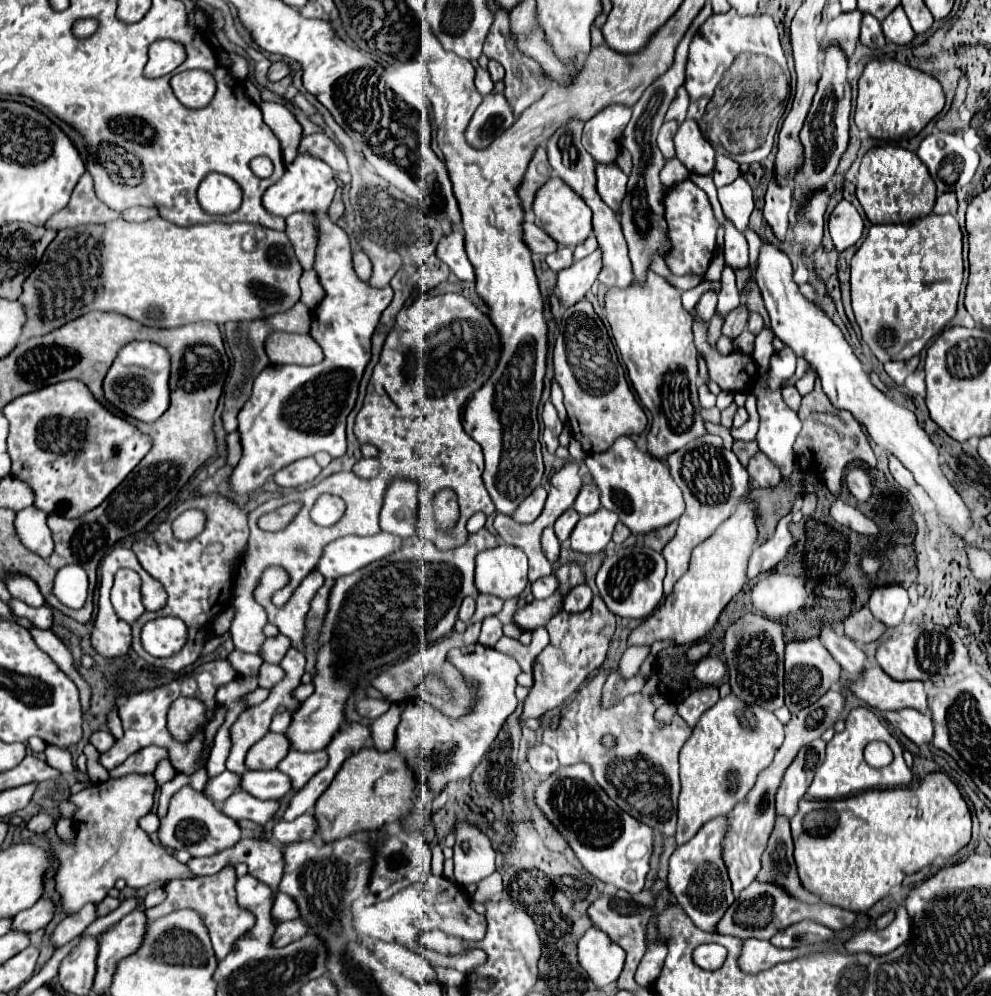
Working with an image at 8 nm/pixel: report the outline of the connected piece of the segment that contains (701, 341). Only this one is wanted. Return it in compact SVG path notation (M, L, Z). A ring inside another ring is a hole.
M692 313L692 333L698 355L706 361L710 381L718 383L722 391L732 391L732 393L748 391L750 375L754 375L756 371L752 355L742 351L732 351L728 355L722 355L708 343L708 323L696 317L696 313Z

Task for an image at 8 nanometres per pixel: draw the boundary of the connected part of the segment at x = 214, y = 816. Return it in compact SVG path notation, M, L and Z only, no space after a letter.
M182 787L170 799L168 813L160 817L158 839L164 847L170 847L174 851L188 849L192 857L206 857L216 855L228 847L234 847L240 841L240 827L236 825L234 819L222 815L222 811L218 811L216 805L206 795L194 791L192 787Z

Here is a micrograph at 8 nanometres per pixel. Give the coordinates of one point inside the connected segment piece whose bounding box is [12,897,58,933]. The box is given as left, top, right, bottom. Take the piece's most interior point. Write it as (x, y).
(38, 916)

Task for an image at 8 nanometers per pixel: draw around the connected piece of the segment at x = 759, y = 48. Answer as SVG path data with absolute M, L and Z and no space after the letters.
M734 9L722 15L710 15L710 19L700 27L700 31L694 35L690 43L688 63L686 63L686 81L684 87L690 95L690 107L688 107L688 119L700 121L706 109L706 103L712 99L716 85L720 83L722 75L730 69L730 63L744 53L752 51L758 55L766 55L782 65L784 71L788 71L784 49L780 43L780 33L770 15L754 15L754 17L740 17Z

